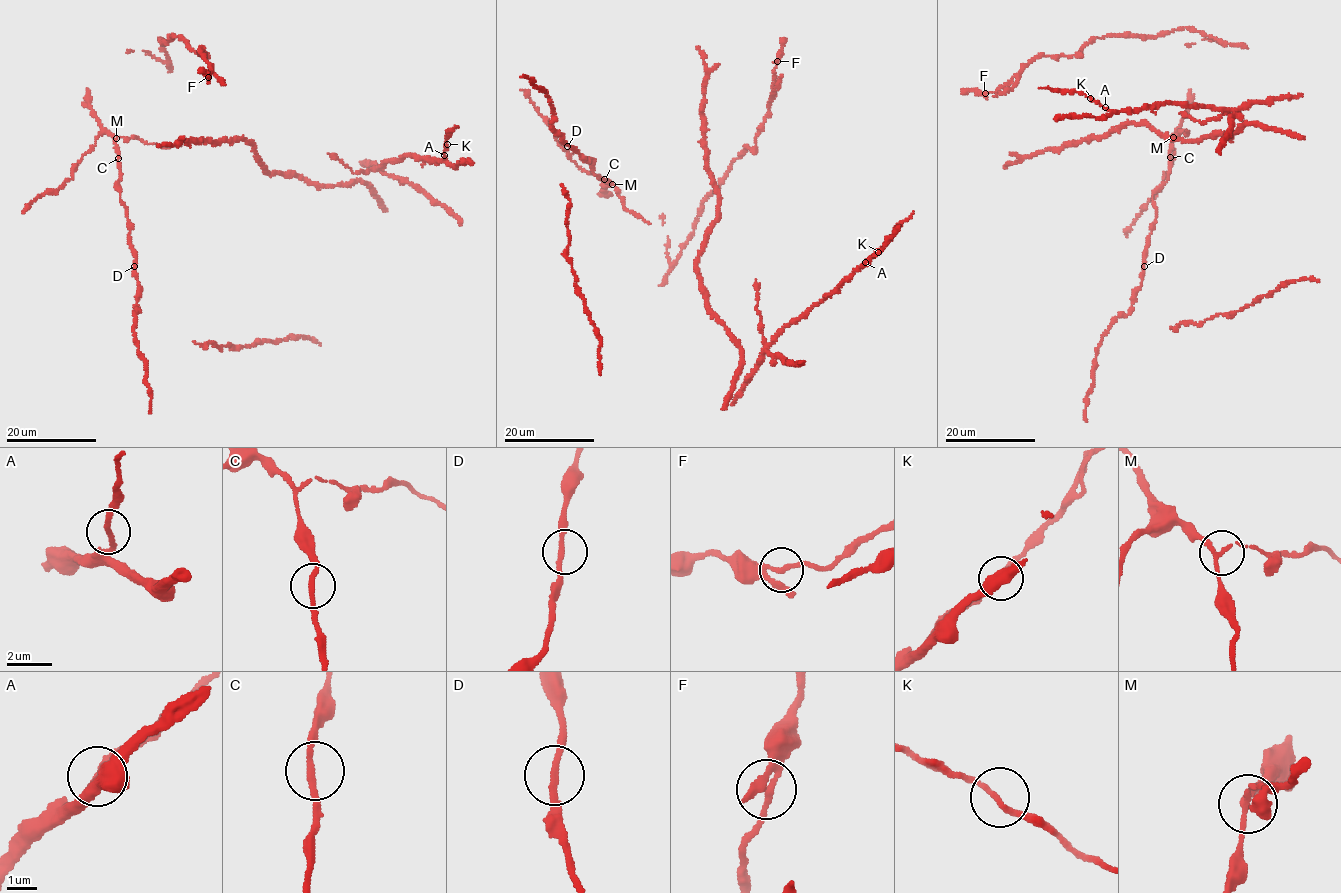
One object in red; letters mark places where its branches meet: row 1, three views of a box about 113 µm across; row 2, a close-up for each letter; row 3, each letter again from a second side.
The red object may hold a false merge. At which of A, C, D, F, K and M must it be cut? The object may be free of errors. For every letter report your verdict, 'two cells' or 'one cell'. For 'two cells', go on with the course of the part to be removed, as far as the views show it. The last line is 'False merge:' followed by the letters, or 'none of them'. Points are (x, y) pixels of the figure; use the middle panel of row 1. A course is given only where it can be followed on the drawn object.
A: one cell
C: one cell
D: one cell
F: one cell
K: one cell
M: two cells; foreign part runs (612, 184), (622, 198), (623, 207), (649, 223)
False merge: M

